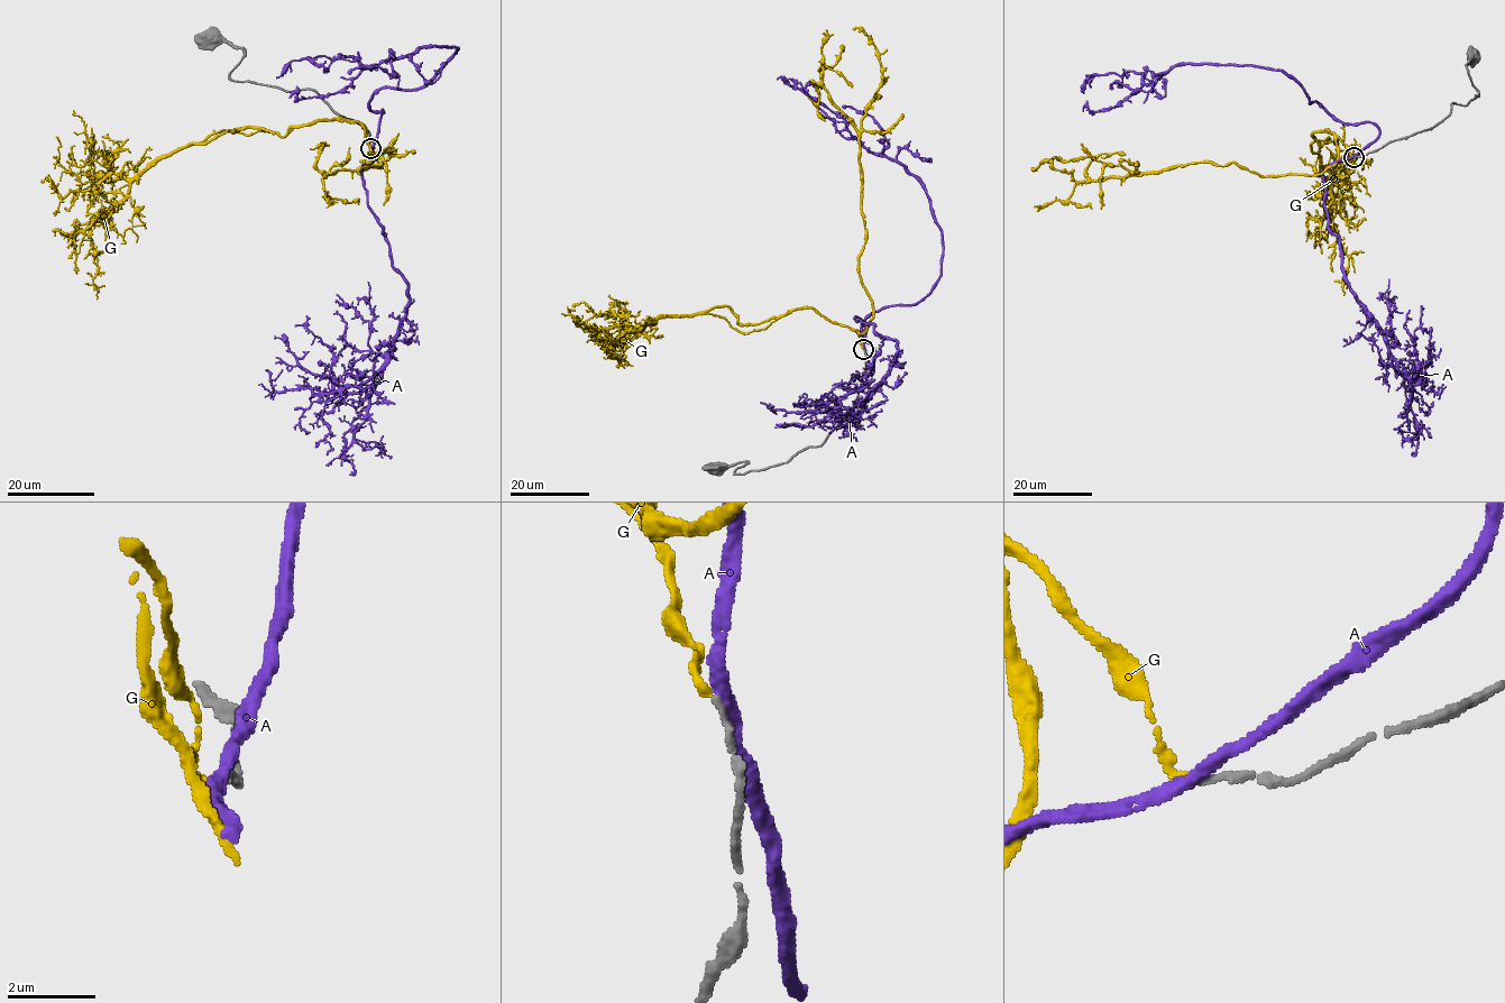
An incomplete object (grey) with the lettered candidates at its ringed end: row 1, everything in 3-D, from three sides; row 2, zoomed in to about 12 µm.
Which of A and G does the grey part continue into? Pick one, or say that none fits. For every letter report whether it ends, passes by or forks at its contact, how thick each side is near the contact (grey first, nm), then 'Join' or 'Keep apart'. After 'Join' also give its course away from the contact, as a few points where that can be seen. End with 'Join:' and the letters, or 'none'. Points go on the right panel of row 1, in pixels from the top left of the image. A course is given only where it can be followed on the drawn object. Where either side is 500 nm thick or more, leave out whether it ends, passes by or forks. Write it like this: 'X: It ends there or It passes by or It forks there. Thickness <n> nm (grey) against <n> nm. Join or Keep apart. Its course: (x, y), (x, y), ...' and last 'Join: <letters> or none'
A: It passes by. Thickness 170 nm (grey) against 300 nm. Keep apart
G: It ends there. Thickness 150 nm (grey) against 200 nm. Join. Its course: (1352, 157), (1333, 134), (1312, 135), (1320, 146), (1338, 143), (1318, 152), (1348, 257), (1343, 295)
Join: G

